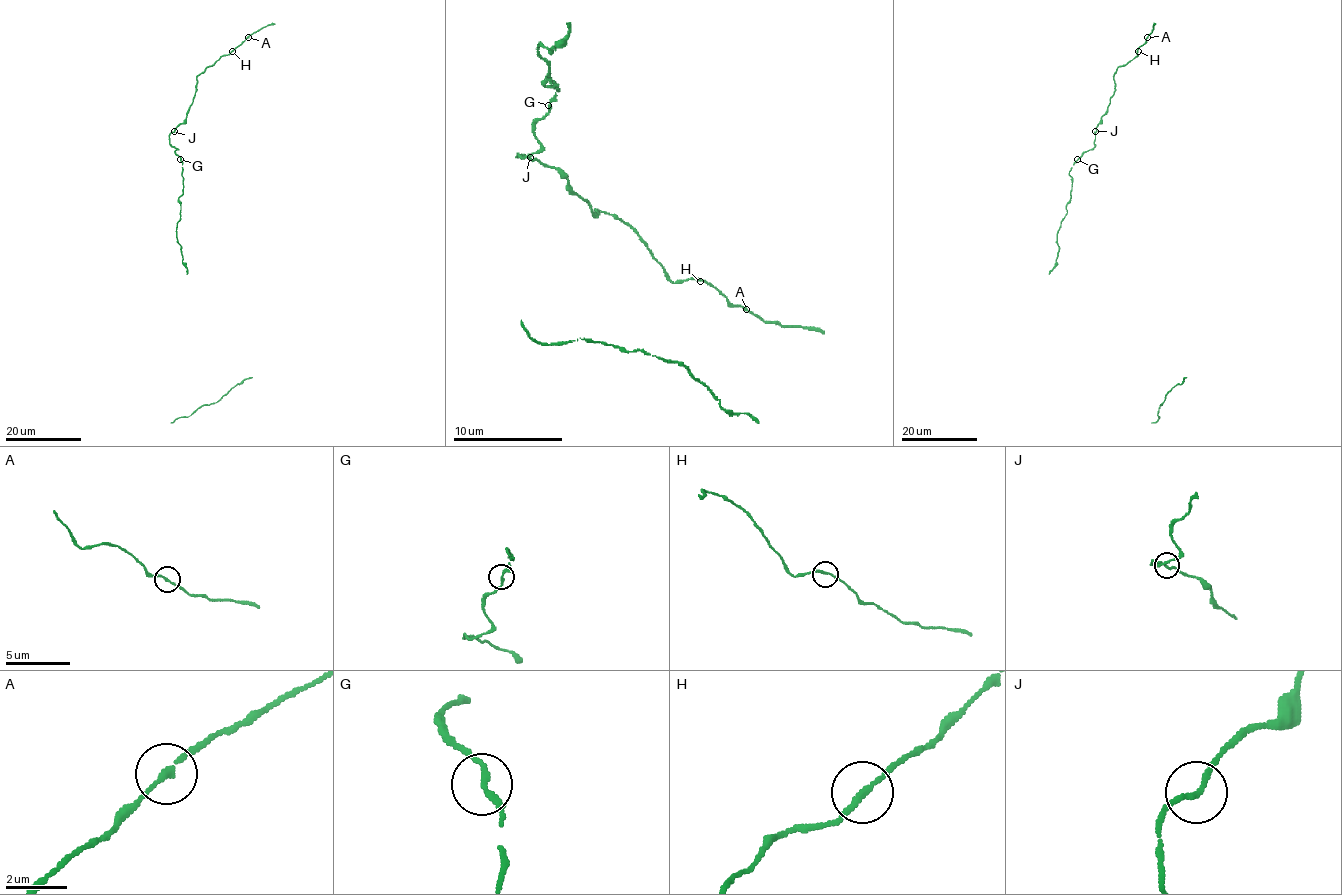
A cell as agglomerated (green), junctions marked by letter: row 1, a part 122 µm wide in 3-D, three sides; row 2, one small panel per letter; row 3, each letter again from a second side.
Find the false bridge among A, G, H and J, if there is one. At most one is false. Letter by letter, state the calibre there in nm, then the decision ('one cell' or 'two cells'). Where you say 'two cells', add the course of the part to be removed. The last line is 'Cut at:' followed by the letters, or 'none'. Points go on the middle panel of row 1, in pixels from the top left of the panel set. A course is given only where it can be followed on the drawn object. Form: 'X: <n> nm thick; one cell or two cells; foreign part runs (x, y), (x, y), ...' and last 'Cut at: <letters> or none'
A: 160 nm thick; one cell
G: 180 nm thick; one cell
H: 180 nm thick; one cell
J: 180 nm thick; one cell
Cut at: none

